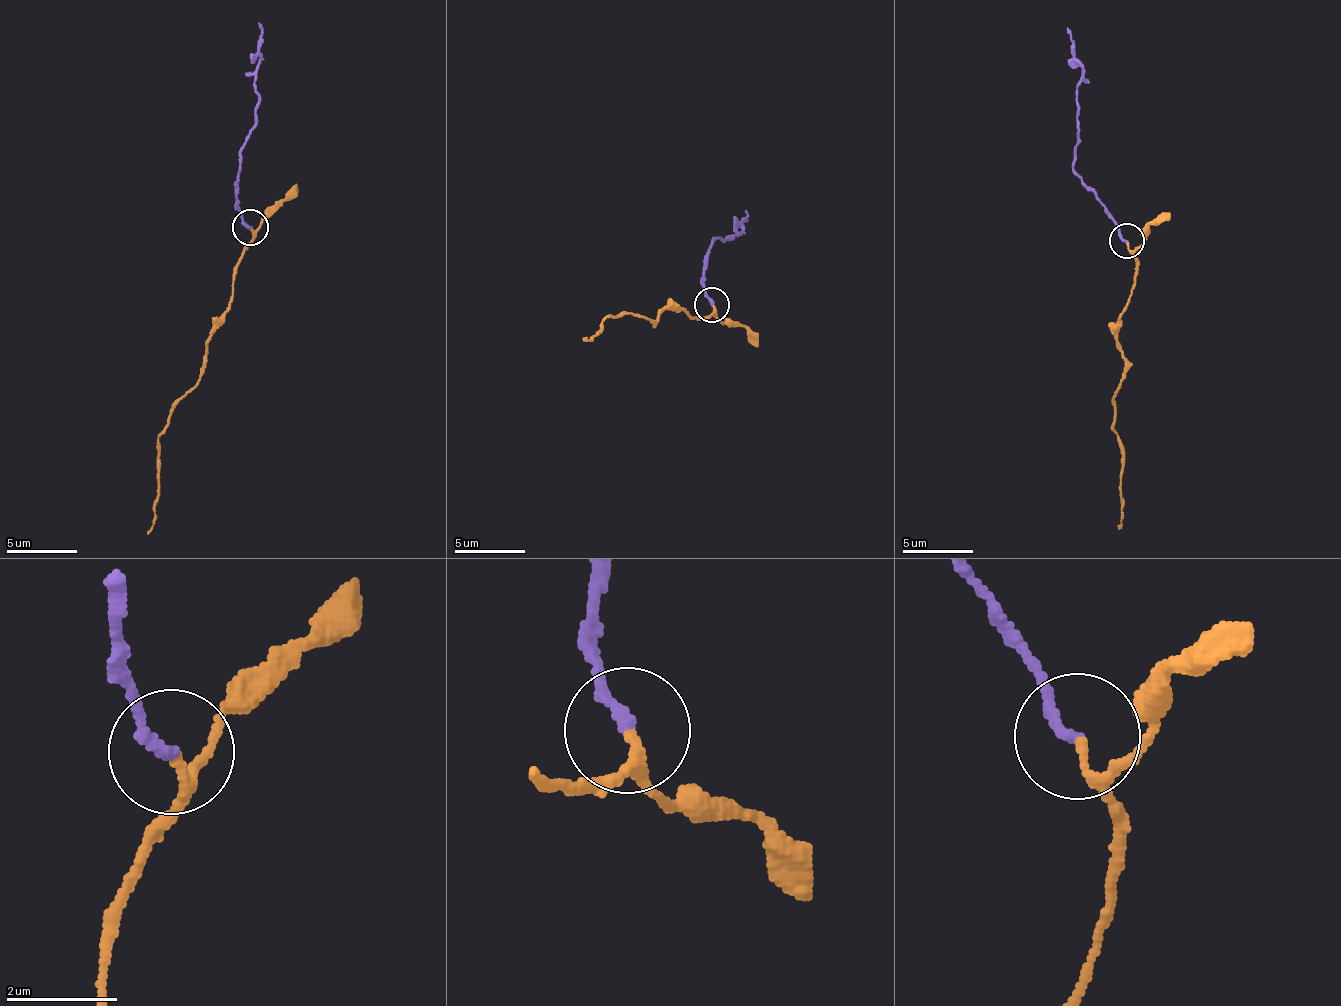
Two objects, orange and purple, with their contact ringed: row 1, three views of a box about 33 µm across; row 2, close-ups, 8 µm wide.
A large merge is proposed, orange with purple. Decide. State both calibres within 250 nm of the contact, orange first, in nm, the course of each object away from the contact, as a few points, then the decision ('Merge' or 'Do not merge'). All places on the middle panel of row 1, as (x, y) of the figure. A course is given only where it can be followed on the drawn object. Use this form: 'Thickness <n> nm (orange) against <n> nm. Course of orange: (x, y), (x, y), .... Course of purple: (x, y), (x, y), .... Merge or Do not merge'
Thickness 120 nm (orange) against 200 nm. Course of orange: (711, 305), (709, 315), (693, 320), (678, 310), (666, 309), (656, 321), (629, 312), (582, 339). Course of purple: (711, 305), (703, 283), (714, 241), (716, 237), (732, 238), (737, 234), (745, 210). Merge

